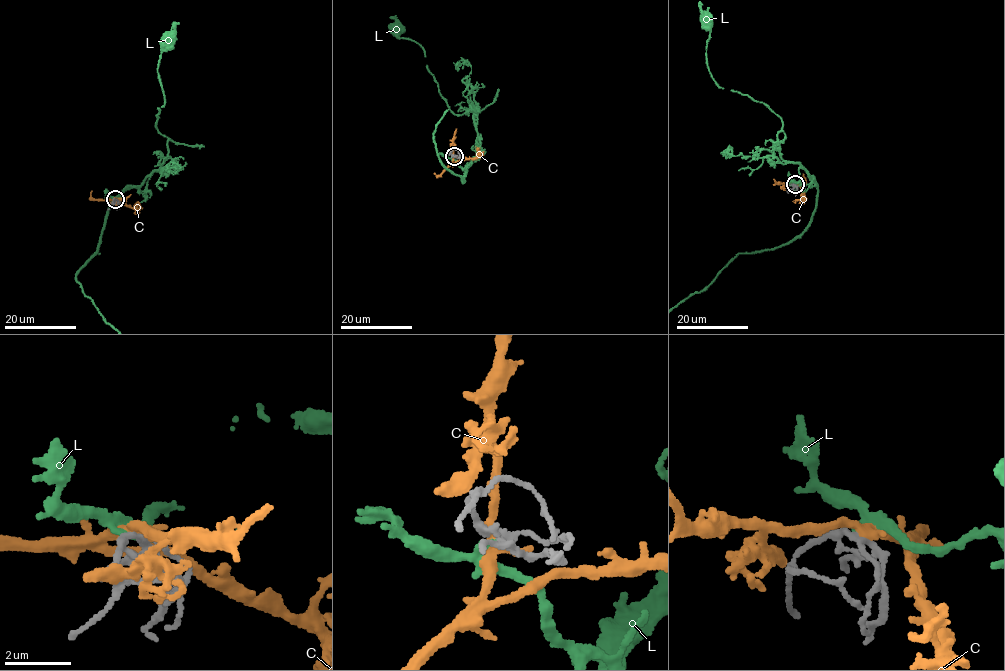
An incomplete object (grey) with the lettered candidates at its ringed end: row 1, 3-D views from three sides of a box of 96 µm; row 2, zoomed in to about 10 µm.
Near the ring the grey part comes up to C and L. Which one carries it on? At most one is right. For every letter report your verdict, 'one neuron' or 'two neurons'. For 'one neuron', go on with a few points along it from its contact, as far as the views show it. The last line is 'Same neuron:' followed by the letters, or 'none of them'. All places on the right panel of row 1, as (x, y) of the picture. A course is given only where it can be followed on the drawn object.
C: two neurons
L: one neuron | via (795, 184), (814, 181), (799, 164), (782, 159), (778, 117), (762, 102), (721, 88), (711, 76), (705, 21)
Same neuron: L

